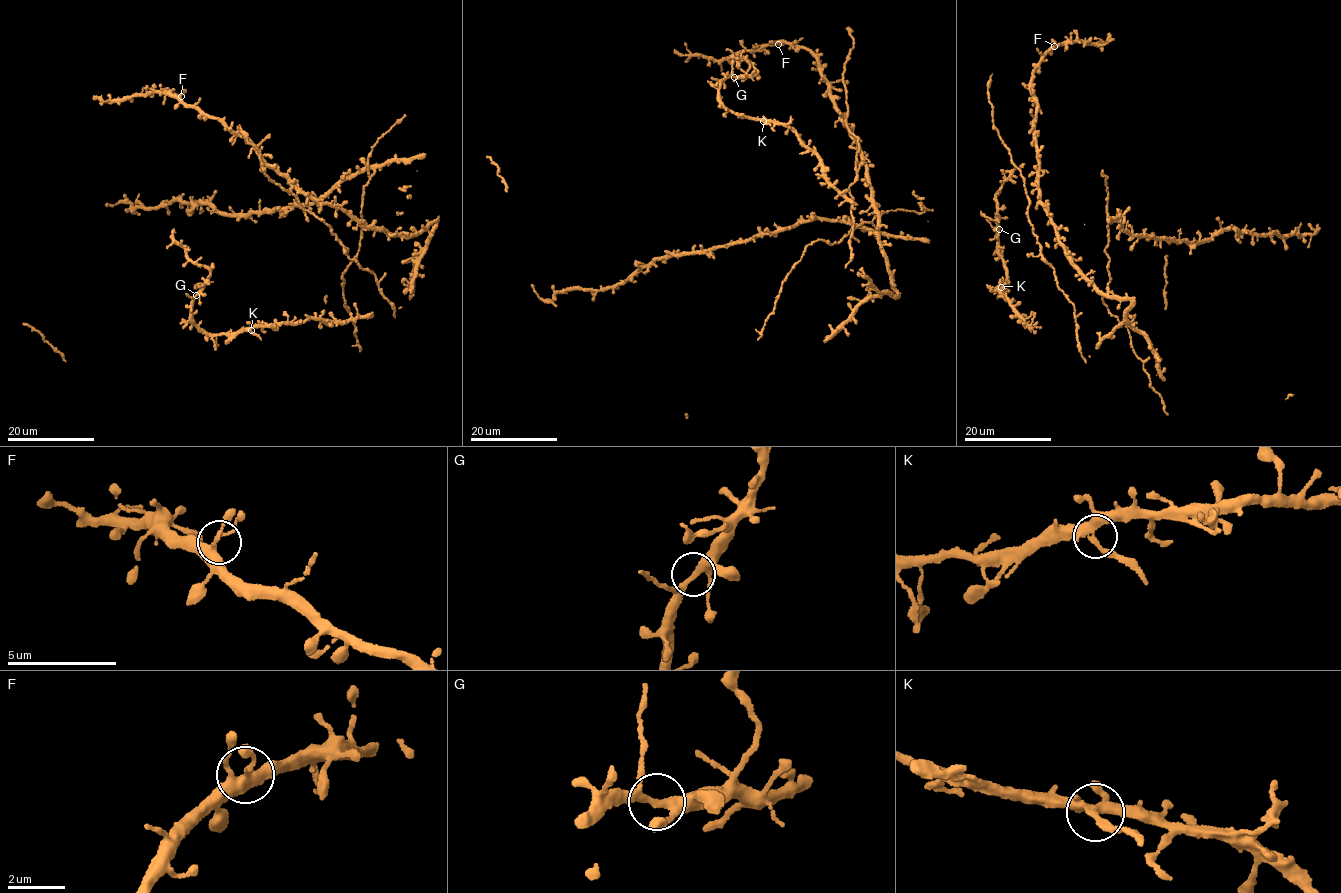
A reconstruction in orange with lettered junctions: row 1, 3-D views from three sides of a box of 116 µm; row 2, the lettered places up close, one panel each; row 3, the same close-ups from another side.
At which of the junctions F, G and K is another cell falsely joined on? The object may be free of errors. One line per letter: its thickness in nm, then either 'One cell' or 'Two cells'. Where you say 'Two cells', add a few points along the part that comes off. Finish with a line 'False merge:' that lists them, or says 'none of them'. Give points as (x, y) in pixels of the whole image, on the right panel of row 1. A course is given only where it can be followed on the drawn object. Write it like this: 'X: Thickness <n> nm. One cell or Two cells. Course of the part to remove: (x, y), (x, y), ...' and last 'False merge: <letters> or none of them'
F: Thickness 280 nm. One cell
G: Thickness 280 nm. One cell
K: Thickness 300 nm. One cell
False merge: none of them

